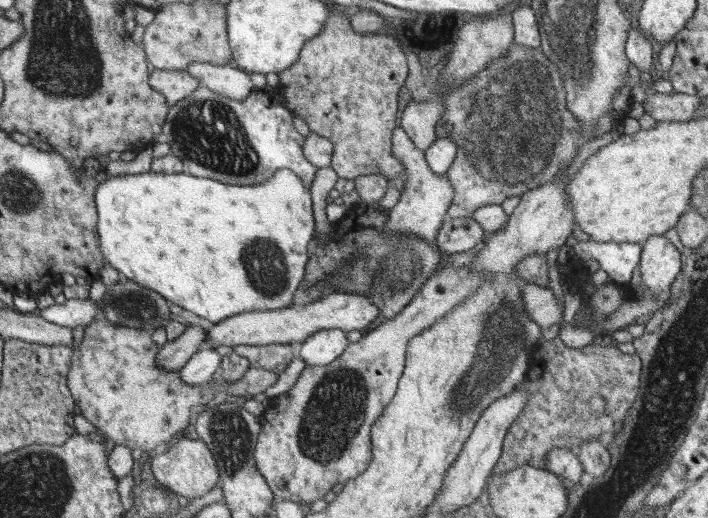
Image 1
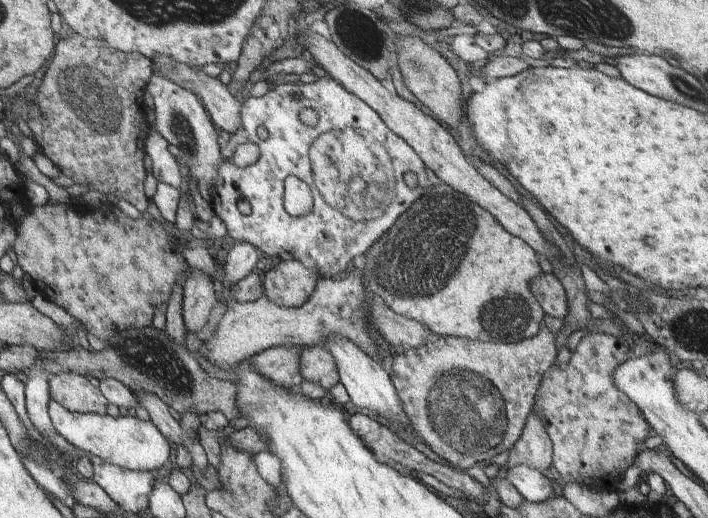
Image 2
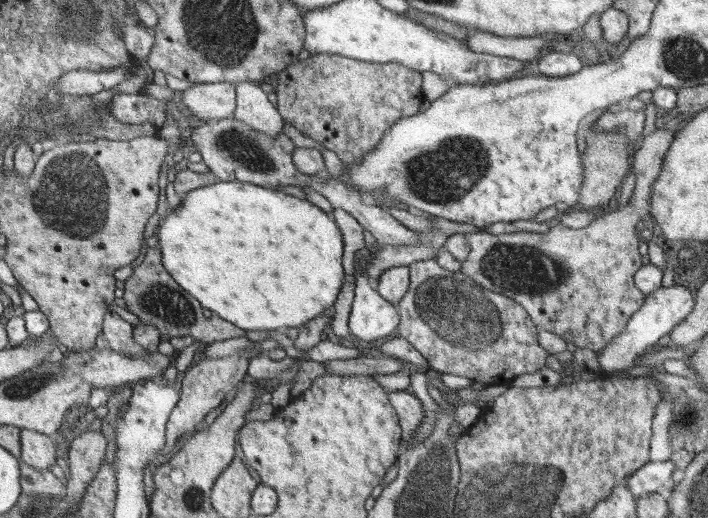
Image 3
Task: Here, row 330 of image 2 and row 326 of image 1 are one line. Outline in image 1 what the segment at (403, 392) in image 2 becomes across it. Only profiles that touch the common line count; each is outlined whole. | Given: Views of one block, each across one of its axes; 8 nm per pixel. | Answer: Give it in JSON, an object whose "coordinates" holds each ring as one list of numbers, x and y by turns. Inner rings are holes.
{"coordinates":[[526,285,523,286,523,298,527,314,542,330,563,322,565,300,560,300,560,292,556,292,556,288]]}

